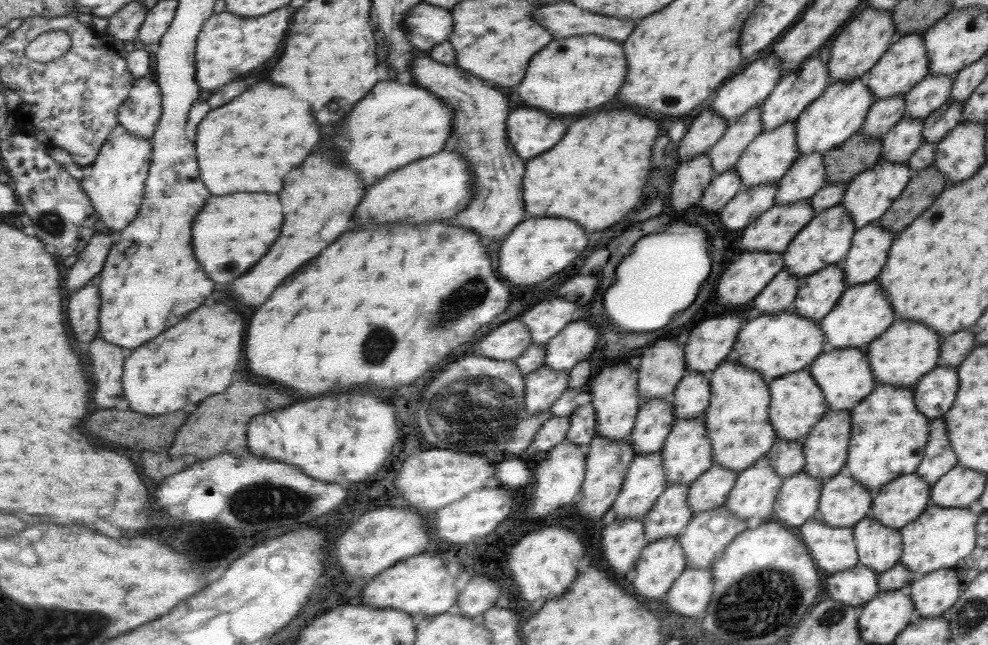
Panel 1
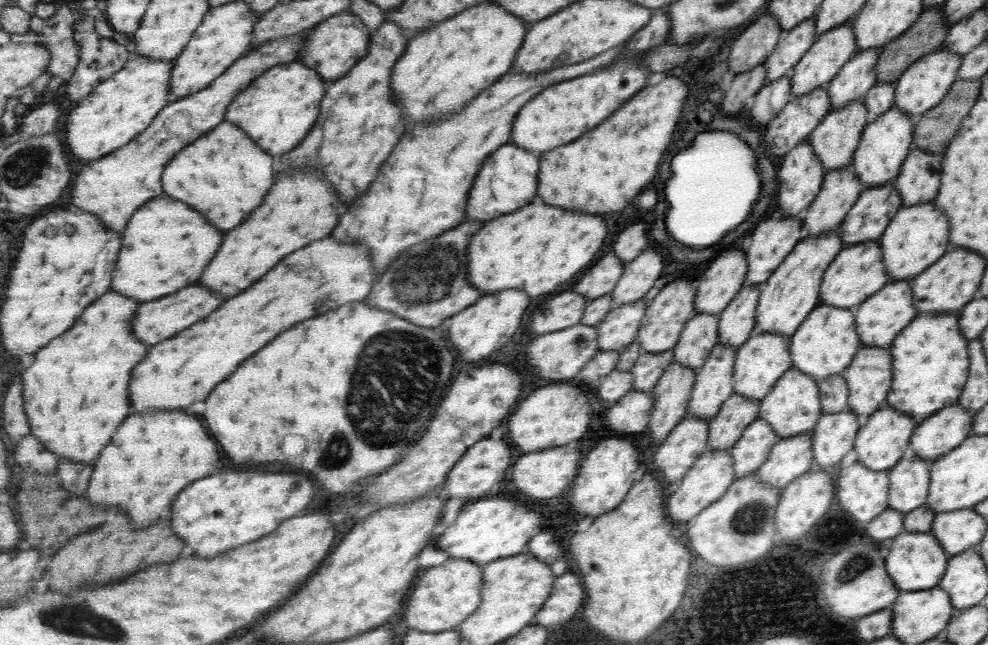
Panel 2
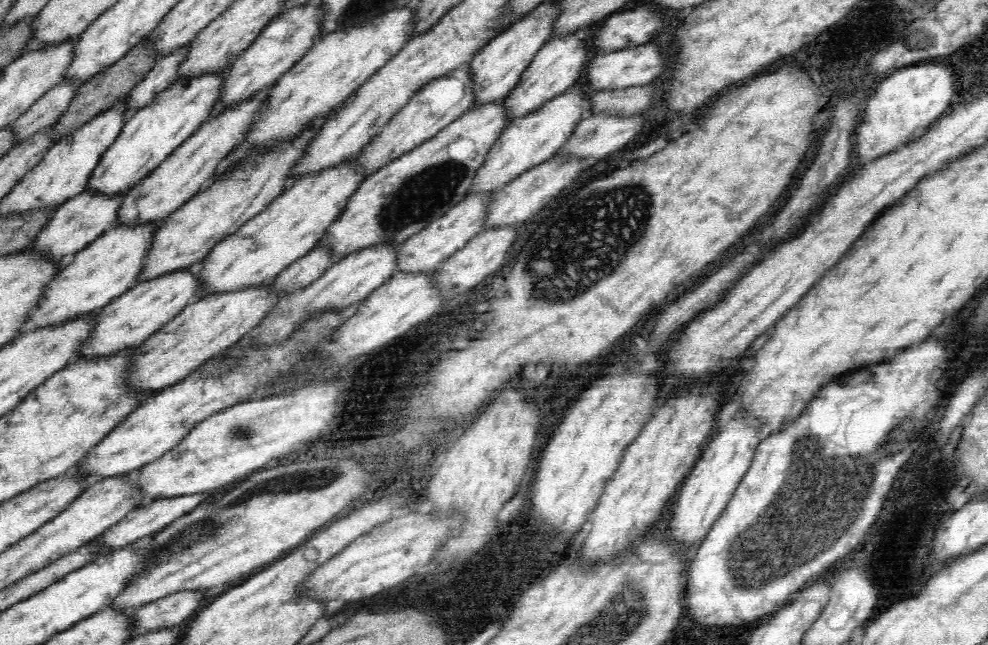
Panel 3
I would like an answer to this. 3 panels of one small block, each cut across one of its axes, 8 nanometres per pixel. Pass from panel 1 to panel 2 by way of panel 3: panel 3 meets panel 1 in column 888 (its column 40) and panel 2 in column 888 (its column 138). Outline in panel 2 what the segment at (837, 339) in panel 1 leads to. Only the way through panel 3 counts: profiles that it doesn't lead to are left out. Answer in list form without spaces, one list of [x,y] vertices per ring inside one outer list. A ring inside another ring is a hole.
[[[932,204],[901,207],[890,220],[878,242],[882,248],[884,268],[889,281],[912,281],[935,262],[948,248],[948,218]]]

